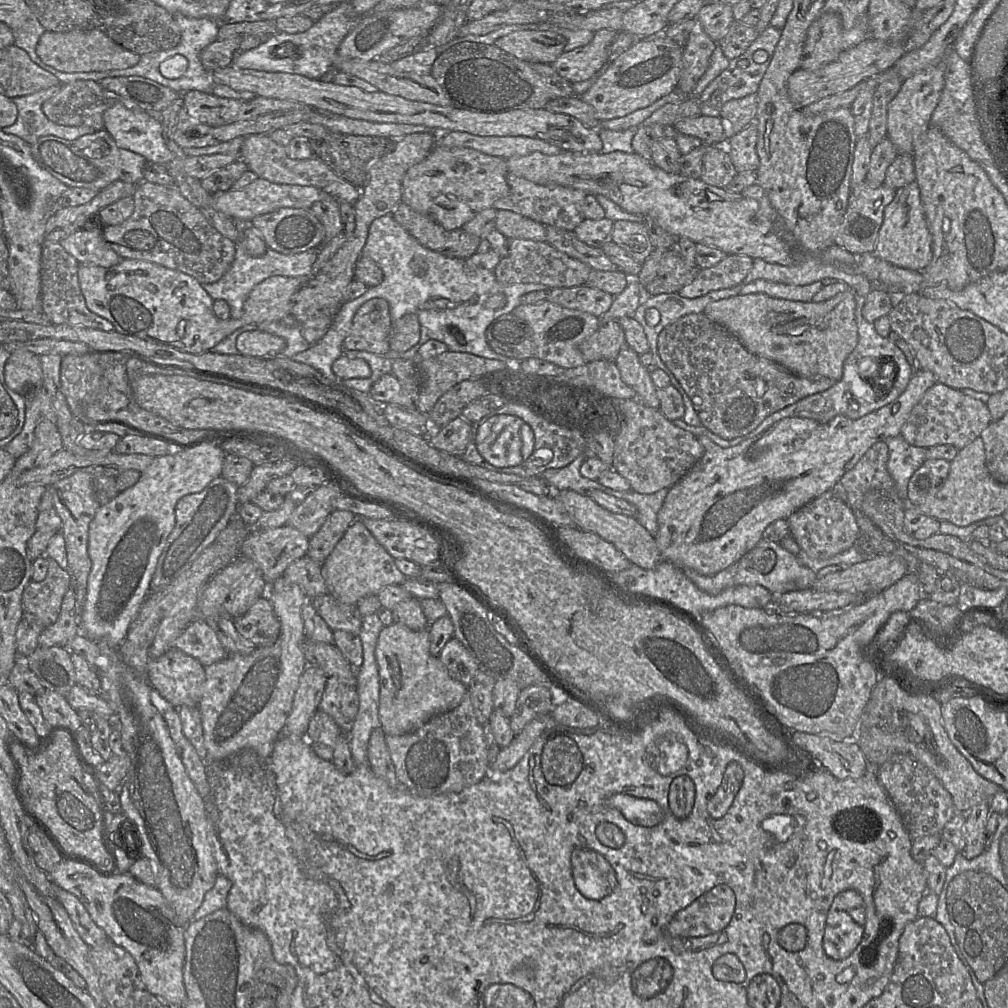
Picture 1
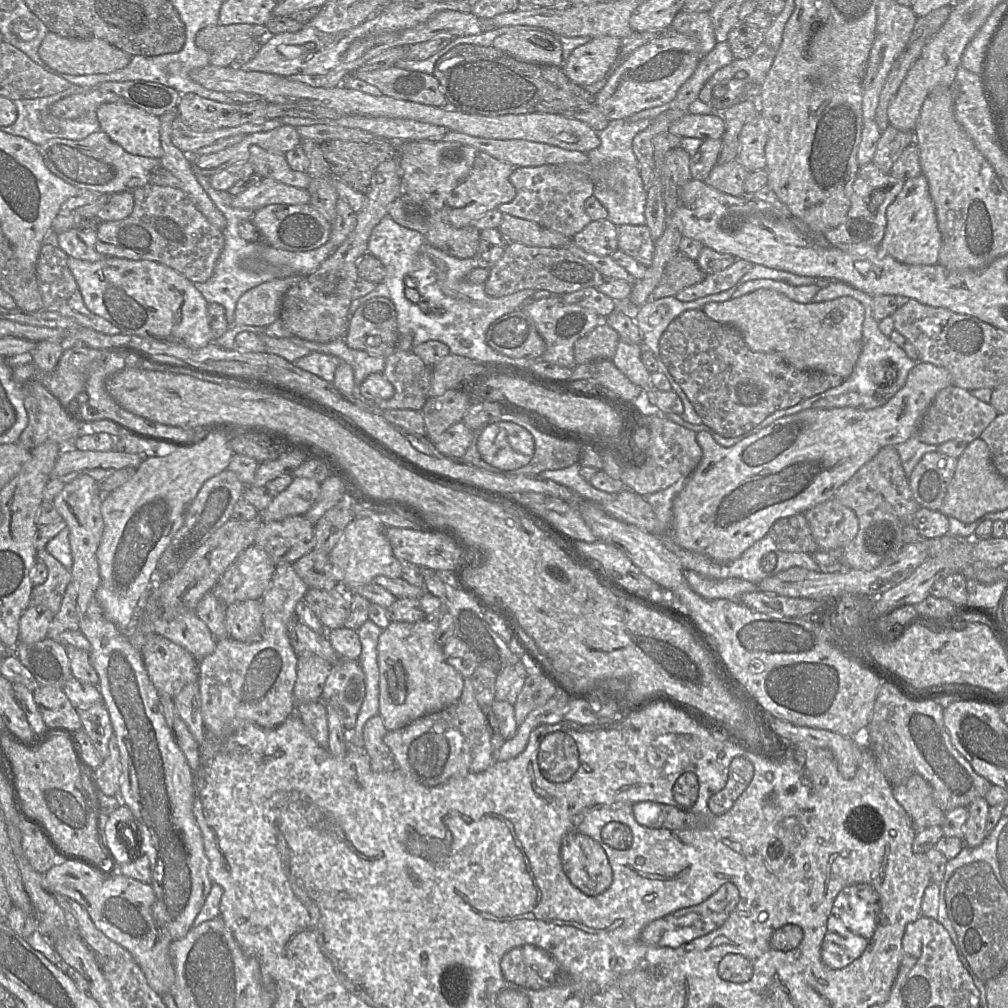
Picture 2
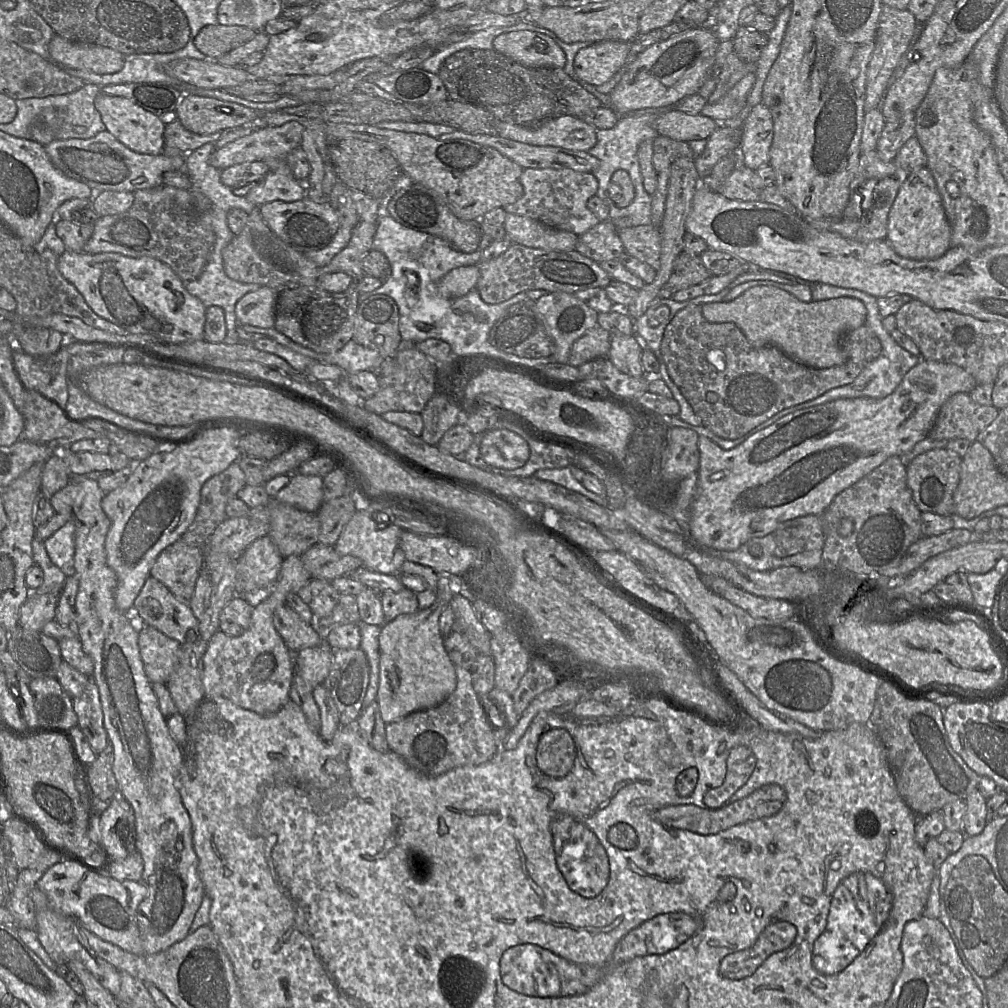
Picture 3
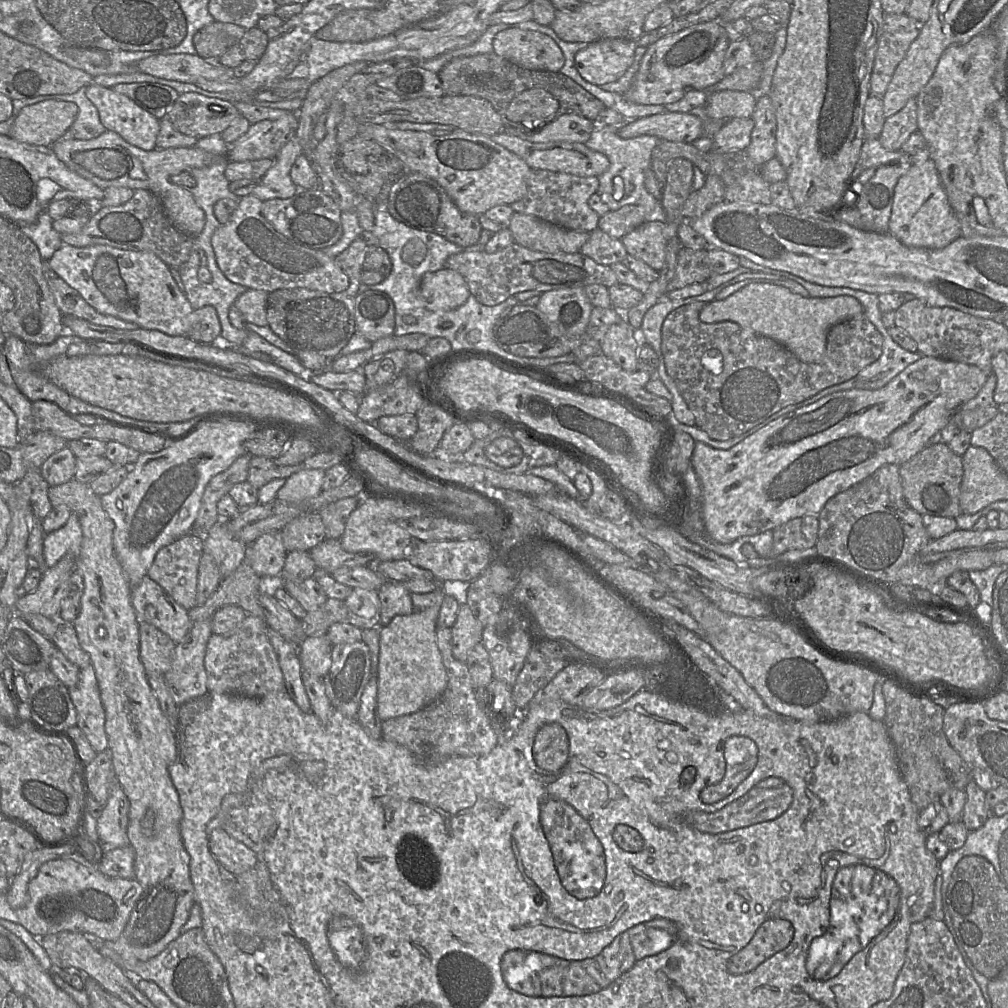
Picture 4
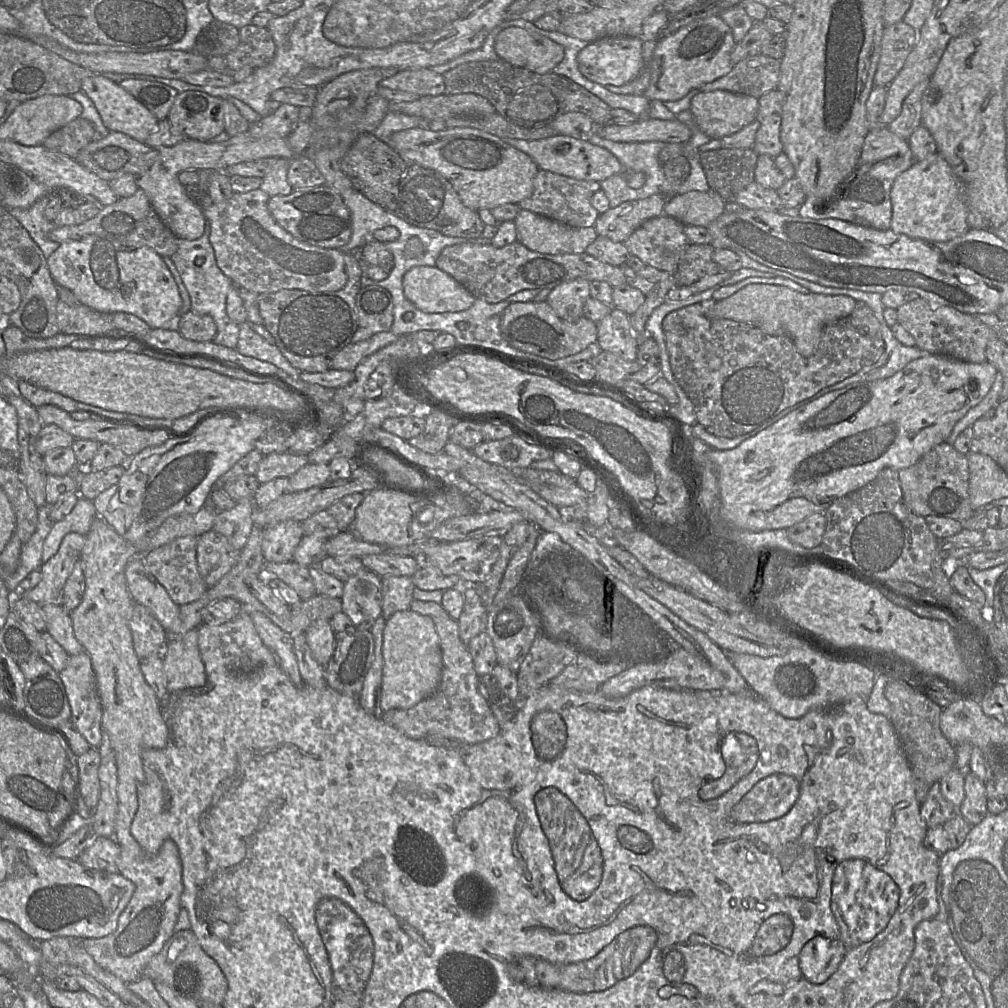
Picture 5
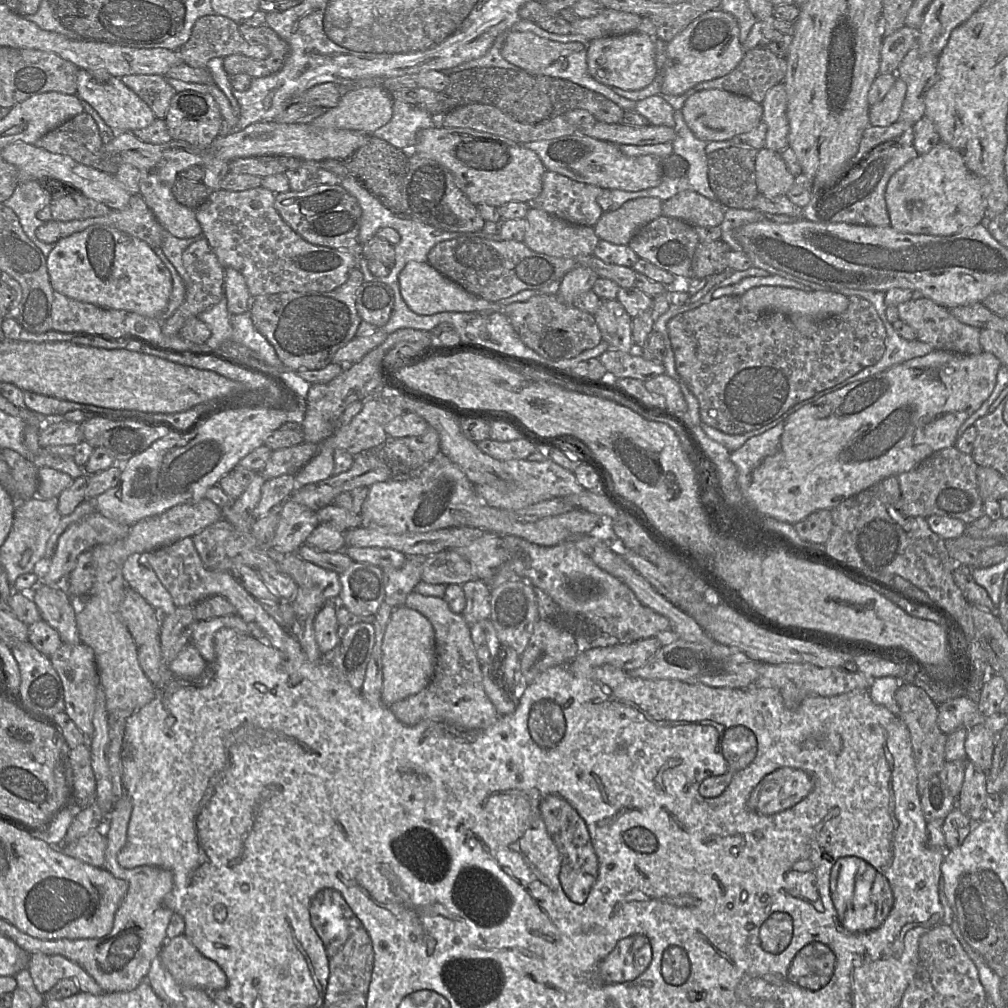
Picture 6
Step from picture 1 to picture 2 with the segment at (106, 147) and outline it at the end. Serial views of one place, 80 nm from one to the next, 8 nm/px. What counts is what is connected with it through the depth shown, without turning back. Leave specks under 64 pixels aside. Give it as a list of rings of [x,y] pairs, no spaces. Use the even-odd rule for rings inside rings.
[[[100,130],[81,140],[52,138],[38,146],[46,167],[63,181],[97,194],[133,192],[150,183],[152,170],[161,165],[160,158],[144,157],[127,152]]]

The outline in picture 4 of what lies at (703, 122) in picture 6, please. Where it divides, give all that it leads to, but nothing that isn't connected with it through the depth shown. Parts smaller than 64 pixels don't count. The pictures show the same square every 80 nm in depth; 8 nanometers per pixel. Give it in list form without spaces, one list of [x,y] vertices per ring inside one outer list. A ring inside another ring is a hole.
[[[722,90],[709,93],[703,107],[712,119],[750,118],[756,101],[750,92]]]

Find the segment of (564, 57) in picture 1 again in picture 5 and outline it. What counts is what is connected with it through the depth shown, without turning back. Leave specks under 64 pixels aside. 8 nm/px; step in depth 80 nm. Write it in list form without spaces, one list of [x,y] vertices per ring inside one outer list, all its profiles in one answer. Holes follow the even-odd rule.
[[[617,36],[591,42],[578,54],[579,70],[588,80],[604,87],[623,86],[633,81],[644,67],[643,41],[641,37]]]

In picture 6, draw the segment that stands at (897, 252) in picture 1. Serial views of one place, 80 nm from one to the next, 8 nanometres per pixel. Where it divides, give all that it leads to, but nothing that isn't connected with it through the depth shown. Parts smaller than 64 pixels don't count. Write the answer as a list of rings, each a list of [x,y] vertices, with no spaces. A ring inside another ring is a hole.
[[[940,141],[928,153],[918,155],[891,176],[885,190],[890,226],[901,233],[950,236],[986,223],[985,211],[989,193],[990,186],[986,180],[970,172],[962,155]]]

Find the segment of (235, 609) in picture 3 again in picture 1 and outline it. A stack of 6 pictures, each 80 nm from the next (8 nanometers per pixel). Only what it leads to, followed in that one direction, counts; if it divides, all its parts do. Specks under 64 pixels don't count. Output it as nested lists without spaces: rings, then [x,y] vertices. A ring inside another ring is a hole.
[[[267,596],[258,598],[242,616],[233,619],[239,634],[257,647],[273,645],[280,634],[280,621]]]

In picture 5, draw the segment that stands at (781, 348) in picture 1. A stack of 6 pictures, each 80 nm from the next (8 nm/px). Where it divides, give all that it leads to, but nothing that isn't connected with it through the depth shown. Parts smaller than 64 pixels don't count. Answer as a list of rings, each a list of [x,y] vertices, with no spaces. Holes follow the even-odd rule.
[[[749,284],[720,301],[707,312],[708,318],[731,319],[755,326],[770,335],[789,337],[798,352],[810,357],[816,350],[824,327],[850,315],[857,301],[846,295],[802,294],[788,287],[773,284]]]

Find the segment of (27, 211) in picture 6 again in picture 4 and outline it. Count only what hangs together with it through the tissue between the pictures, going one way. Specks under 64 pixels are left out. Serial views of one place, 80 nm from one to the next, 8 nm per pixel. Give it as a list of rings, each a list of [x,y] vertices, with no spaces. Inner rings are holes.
[[[43,211],[33,223],[16,223],[37,246],[43,260],[49,260],[64,244],[53,227],[53,219]]]

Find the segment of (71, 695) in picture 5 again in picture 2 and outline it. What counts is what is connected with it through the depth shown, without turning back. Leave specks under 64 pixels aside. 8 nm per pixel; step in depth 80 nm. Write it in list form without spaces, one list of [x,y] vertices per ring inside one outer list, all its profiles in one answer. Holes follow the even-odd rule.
[[[100,701],[89,707],[76,707],[82,728],[90,738],[97,754],[103,759],[108,754],[108,742],[113,734],[105,704]]]

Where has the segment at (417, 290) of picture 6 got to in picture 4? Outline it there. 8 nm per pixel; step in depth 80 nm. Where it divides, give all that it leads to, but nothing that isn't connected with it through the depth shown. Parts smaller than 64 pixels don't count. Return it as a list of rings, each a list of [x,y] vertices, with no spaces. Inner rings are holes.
[[[448,268],[425,273],[420,294],[430,311],[450,311],[462,306],[470,296],[464,277]]]

